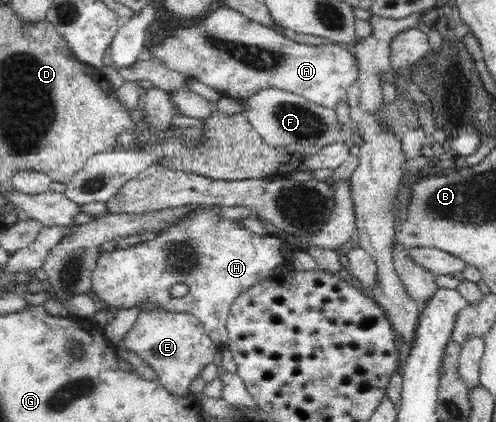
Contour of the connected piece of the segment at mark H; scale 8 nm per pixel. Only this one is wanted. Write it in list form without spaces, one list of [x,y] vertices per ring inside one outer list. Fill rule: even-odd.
[[[201,206],[191,208],[185,217],[157,231],[152,240],[139,241],[124,250],[99,253],[92,275],[92,289],[111,310],[120,307],[131,309],[144,303],[153,303],[159,310],[191,314],[203,324],[212,342],[217,347],[222,347],[228,343],[225,325],[233,299],[256,283],[269,279],[269,273],[276,267],[285,268],[292,260],[292,251],[293,248],[277,234],[261,235],[251,232],[241,220],[223,217],[219,207]],[[177,283],[185,283],[189,287],[189,293],[184,297],[171,296],[169,289]]]

